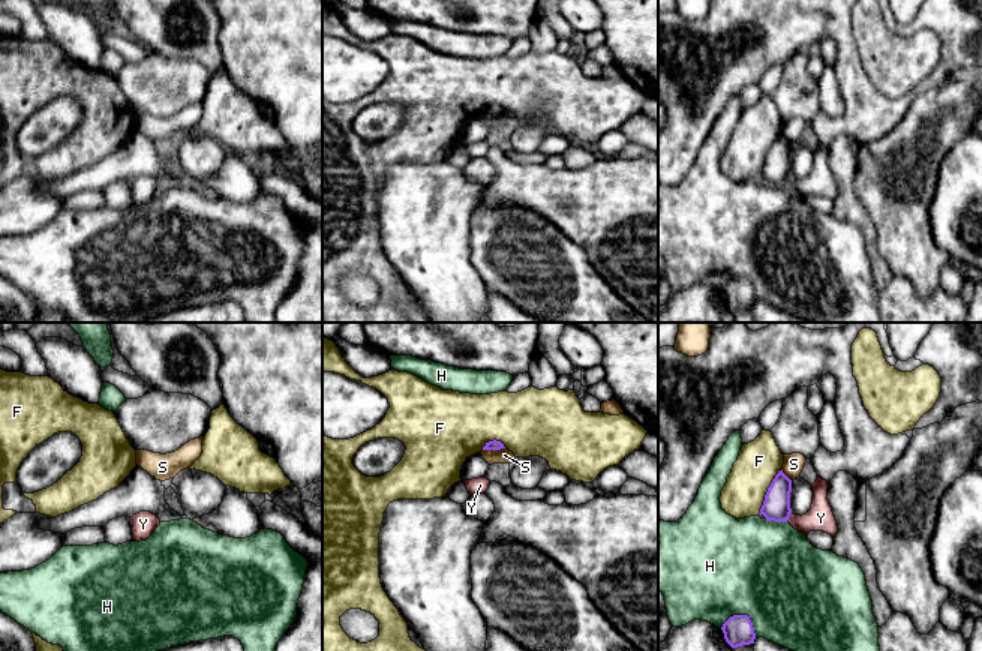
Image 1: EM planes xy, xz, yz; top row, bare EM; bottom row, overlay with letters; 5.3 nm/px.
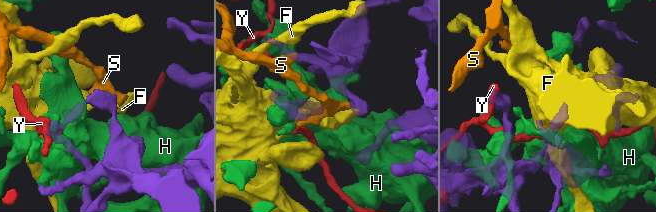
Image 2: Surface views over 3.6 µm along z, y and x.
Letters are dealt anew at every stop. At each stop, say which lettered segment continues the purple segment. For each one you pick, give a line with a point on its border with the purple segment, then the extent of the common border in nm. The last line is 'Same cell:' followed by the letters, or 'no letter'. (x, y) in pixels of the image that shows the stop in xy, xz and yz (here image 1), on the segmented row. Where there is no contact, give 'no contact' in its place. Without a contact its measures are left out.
Same cell: no letter

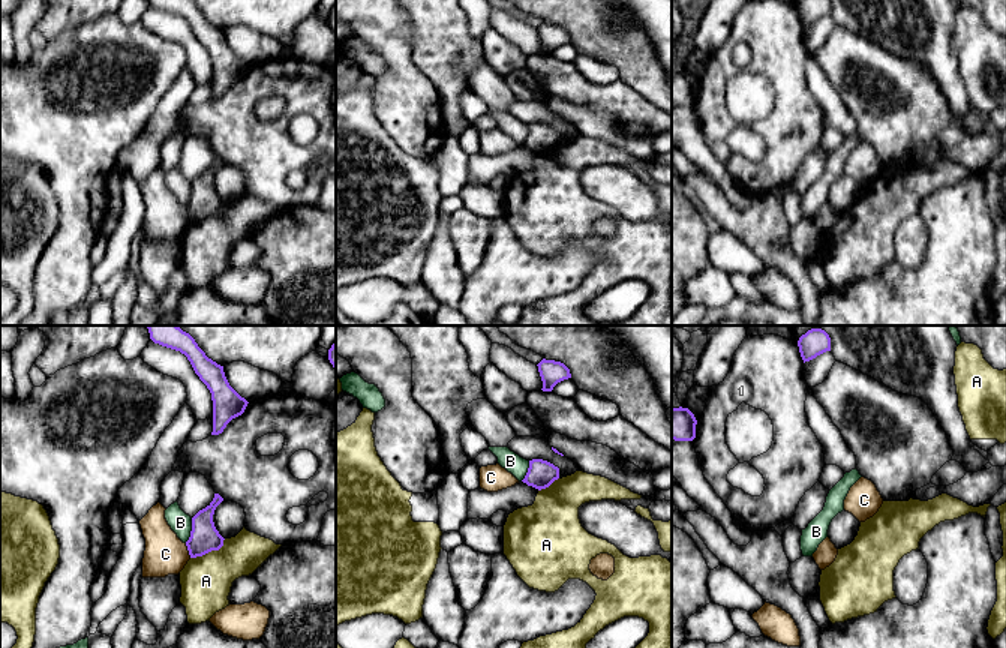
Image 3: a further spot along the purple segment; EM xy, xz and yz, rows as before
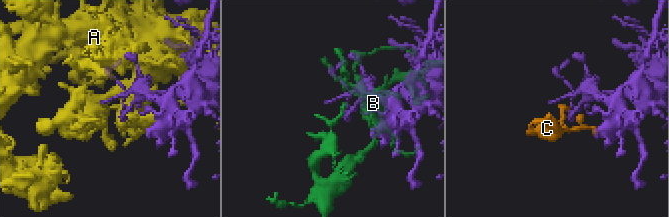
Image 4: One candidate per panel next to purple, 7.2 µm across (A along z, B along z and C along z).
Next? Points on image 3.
Same cell: no letter

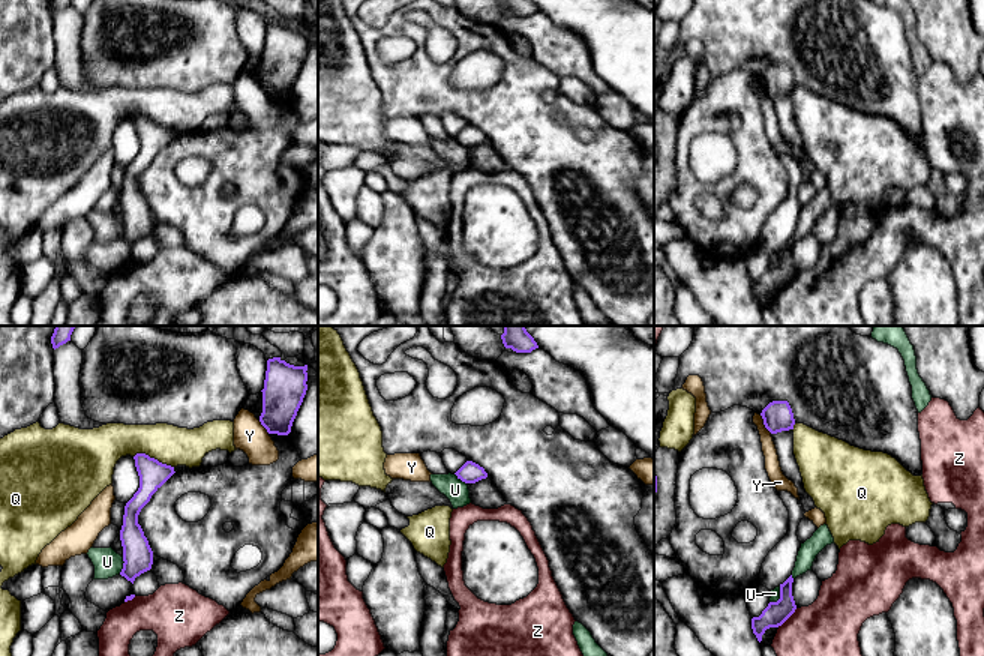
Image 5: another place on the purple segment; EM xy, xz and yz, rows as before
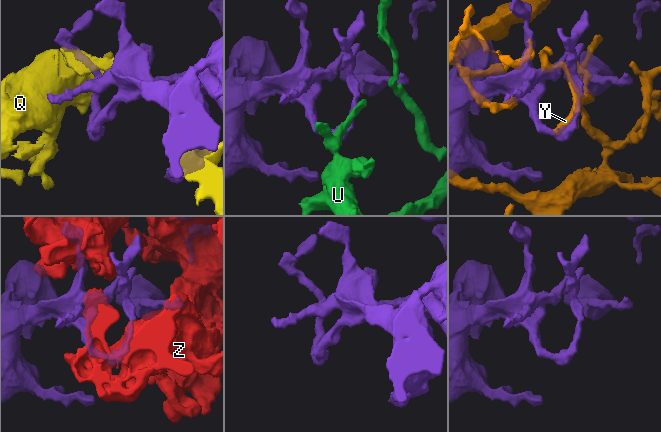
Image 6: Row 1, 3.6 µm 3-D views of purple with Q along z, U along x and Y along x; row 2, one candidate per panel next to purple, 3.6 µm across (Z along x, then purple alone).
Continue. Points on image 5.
Same cell: no letter

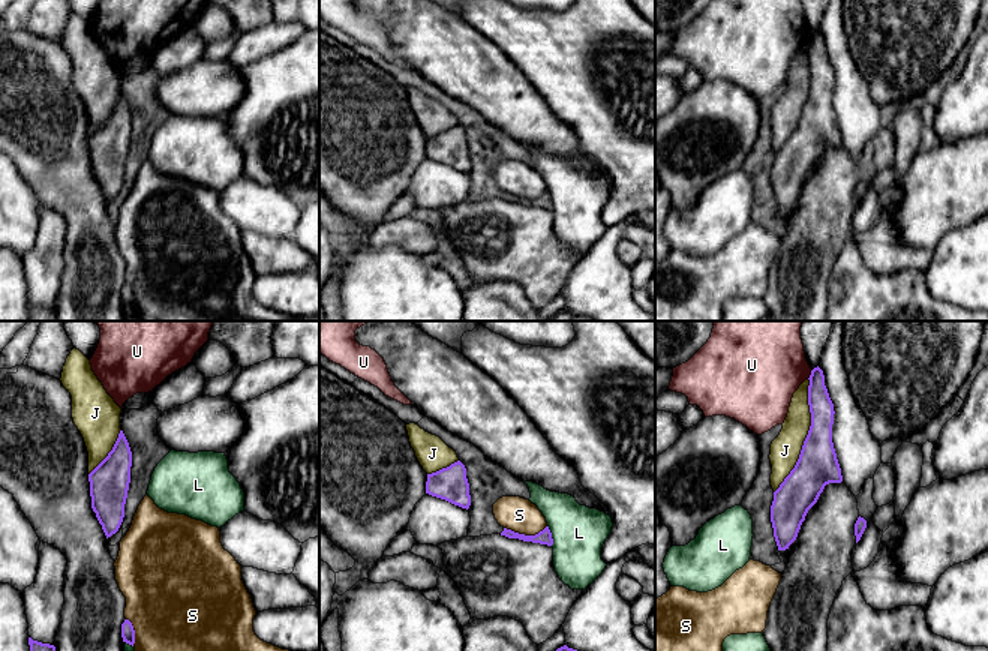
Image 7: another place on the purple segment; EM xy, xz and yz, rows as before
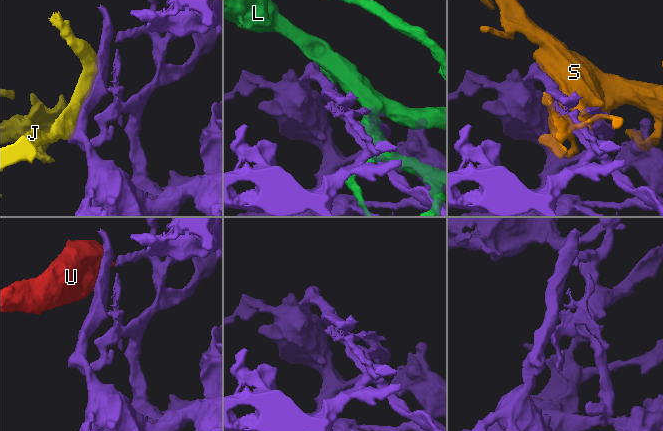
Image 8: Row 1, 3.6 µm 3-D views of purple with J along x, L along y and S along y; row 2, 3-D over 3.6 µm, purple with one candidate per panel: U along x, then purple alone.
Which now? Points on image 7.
J: meets purple in yz at (807, 435); contact 650 nm long
Same cell: J

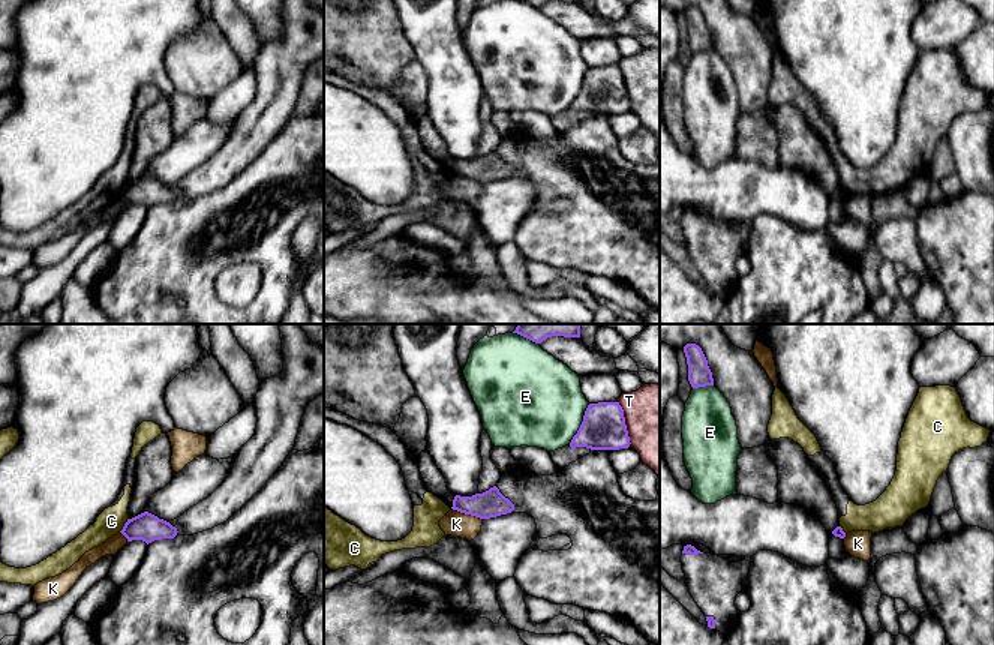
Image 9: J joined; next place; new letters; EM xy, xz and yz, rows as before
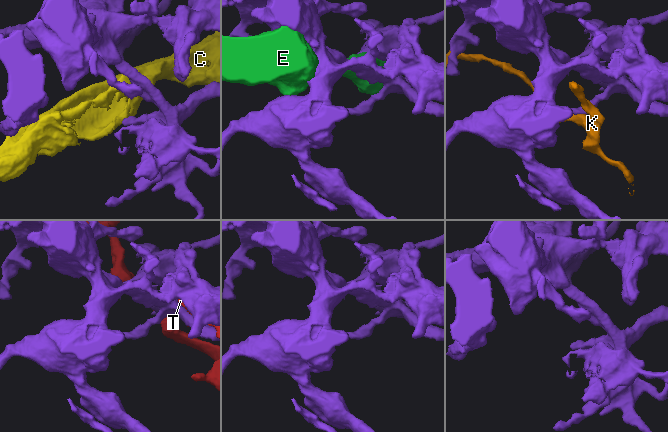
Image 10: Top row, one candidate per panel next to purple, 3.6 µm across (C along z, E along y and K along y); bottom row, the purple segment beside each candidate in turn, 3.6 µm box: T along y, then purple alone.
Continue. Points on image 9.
Same cell: no letter

